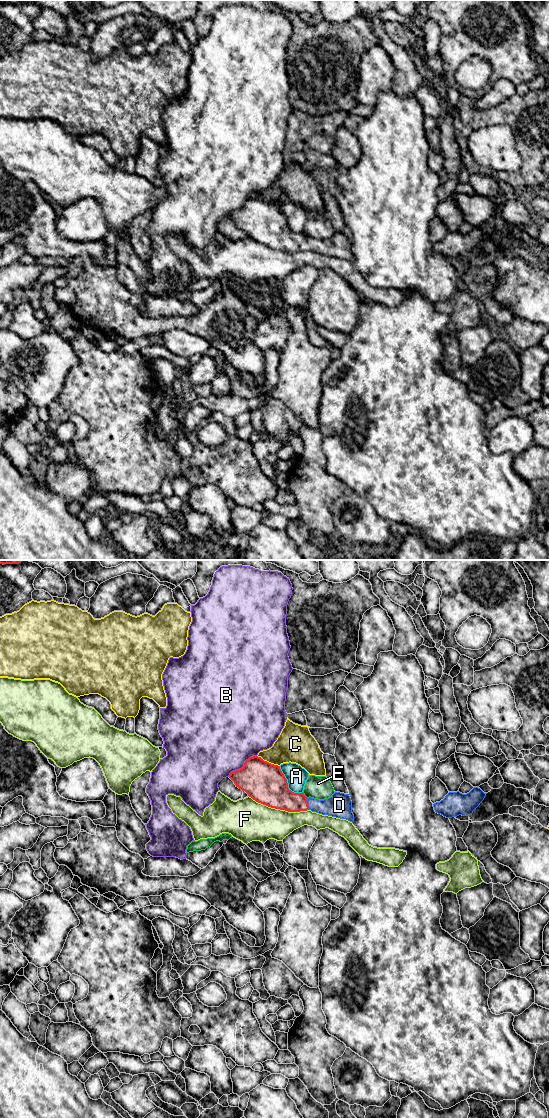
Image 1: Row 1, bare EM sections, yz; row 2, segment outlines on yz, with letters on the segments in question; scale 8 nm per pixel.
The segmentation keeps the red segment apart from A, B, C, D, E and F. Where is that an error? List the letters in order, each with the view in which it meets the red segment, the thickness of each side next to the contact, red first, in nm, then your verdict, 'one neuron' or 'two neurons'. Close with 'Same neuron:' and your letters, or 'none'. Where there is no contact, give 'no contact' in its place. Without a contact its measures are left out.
A: contact in yz; calibres 320 and 170 nm; two neurons
B: contact in yz; calibres 320 and 480 nm; two neurons
C: contact in yz; calibres 320 and 280 nm; two neurons
D: contact in yz; calibres 200 and 180 nm; one neuron
E: contact in yz; calibres 240 and 190 nm; two neurons
F: contact in yz; calibres 320 and 320 nm; two neurons
Same neuron: D

